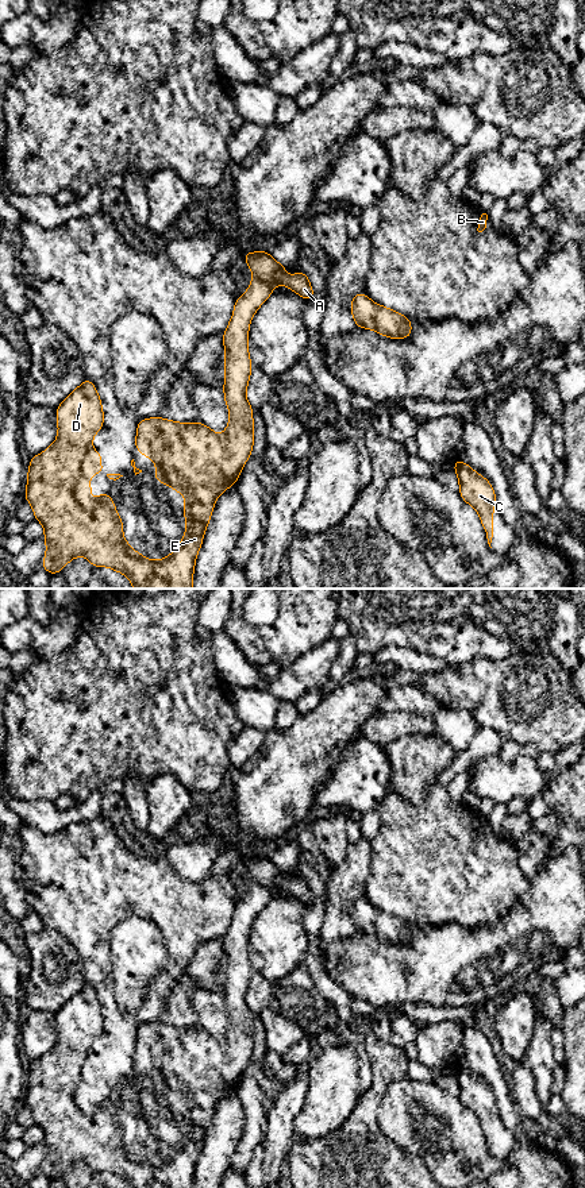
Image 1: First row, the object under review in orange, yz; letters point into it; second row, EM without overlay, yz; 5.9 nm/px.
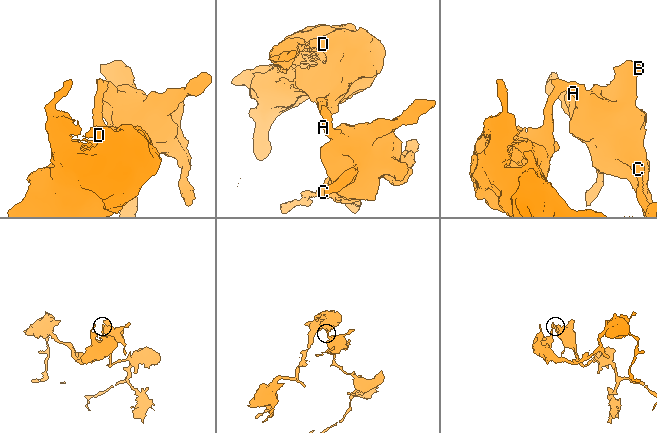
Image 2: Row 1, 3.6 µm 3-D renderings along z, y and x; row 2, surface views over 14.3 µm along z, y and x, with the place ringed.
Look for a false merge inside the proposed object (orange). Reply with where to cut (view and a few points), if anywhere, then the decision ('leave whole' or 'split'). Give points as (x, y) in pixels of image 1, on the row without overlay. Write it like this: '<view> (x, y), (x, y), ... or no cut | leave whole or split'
yz (254, 880), (272, 893) | split

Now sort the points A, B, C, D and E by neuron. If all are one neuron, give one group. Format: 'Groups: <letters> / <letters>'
Groups: A B C / D E

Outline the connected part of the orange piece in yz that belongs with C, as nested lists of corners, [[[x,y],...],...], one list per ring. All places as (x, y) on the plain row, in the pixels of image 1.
[[[457,1062],[454,1064],[454,1076],[459,1085],[459,1100],[477,1115],[490,1152],[493,1142],[493,1112],[497,1110],[493,1091],[481,1079]]]

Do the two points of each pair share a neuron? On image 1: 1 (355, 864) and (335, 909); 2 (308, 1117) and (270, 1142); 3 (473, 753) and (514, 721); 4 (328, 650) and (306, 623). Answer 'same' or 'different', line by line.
1: same
2: different
3: different
4: different

